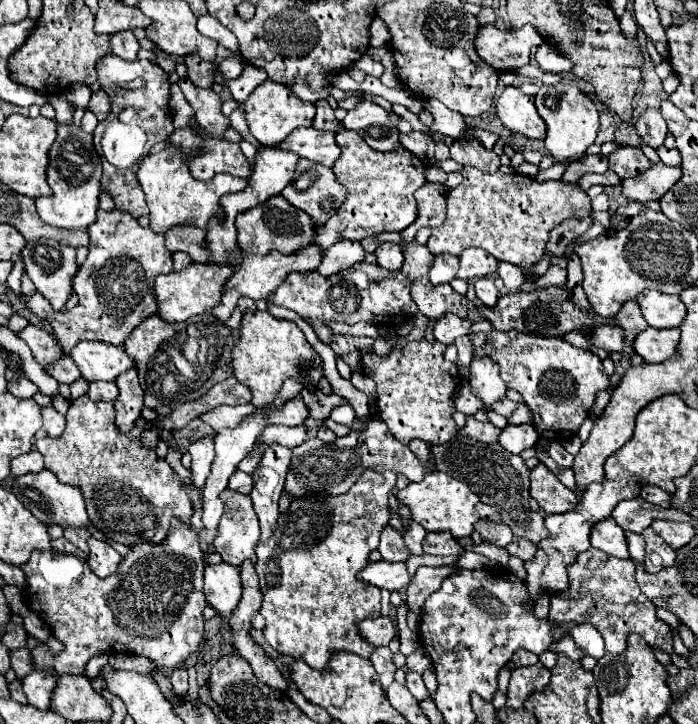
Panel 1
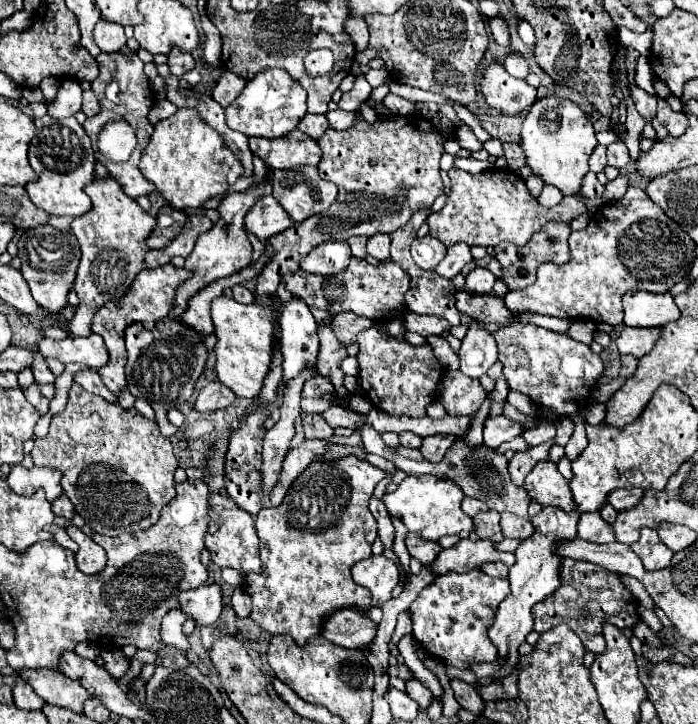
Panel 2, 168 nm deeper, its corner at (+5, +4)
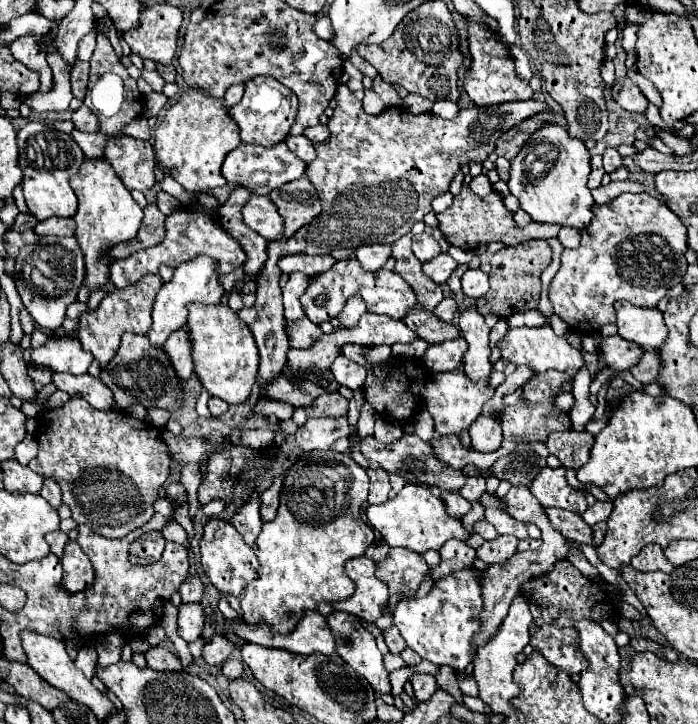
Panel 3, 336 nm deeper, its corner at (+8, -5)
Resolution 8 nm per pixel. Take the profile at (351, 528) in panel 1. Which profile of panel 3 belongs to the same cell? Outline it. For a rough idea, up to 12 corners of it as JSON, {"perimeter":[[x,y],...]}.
{"perimeter":[[302,452],[256,540],[244,622],[354,594],[374,532],[350,454]]}

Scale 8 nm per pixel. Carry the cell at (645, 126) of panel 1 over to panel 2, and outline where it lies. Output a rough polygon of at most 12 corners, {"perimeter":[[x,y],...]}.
{"perimeter":[[631,85],[639,115],[647,123],[657,115],[657,99]]}

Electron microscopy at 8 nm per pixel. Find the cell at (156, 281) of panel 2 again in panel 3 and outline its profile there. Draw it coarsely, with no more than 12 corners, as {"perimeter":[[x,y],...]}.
{"perimeter":[[160,276],[114,290],[78,318],[78,340],[106,366],[124,332],[146,334]]}

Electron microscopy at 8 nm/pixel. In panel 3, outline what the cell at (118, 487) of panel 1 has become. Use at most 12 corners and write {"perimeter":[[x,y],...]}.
{"perimeter":[[72,396],[28,466],[78,524],[122,538],[170,476],[156,426]]}

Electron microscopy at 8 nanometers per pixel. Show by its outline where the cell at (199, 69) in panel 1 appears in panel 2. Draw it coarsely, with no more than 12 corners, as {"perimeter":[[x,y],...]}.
{"perimeter":[[171,49],[167,65],[181,79],[195,69],[191,53]]}

